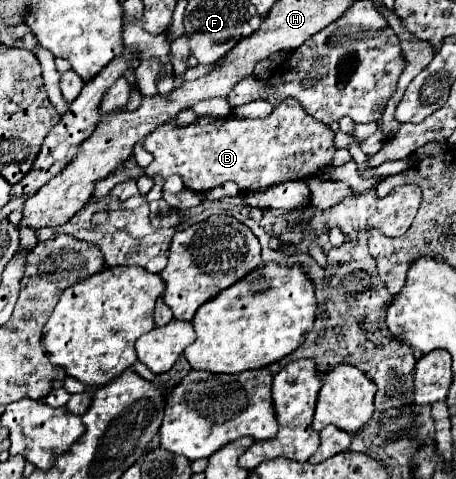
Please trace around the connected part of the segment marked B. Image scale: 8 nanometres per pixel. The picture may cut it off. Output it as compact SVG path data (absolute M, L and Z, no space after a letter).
M286 98L266 118L238 118L228 114L226 118L206 116L202 122L198 118L188 126L166 124L150 132L142 146L154 156L152 164L144 168L148 178L156 180L160 176L166 180L178 174L188 190L200 194L226 180L236 182L242 194L258 194L282 182L306 180L330 166L336 154L330 126L306 114L296 98Z

